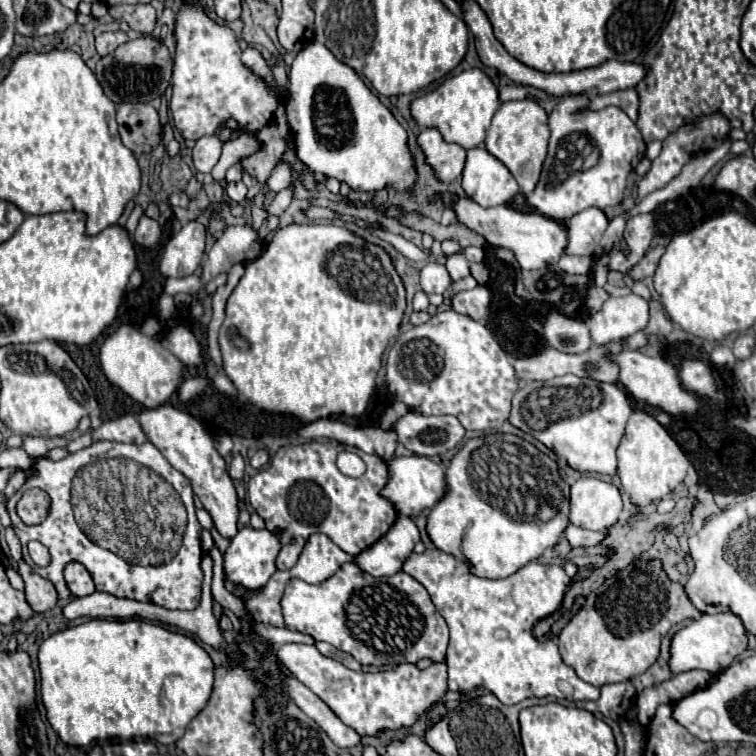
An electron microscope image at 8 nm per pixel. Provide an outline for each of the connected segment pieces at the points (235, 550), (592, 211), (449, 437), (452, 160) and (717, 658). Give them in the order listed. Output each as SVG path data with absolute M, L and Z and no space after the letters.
M243 527L239 533L231 539L229 549L225 553L225 573L231 583L241 585L243 589L255 591L263 587L269 577L277 571L275 559L277 553L281 551L281 531L269 531L269 529L253 529L253 527Z
M589 207L581 213L575 213L569 217L569 243L567 253L569 255L593 255L597 243L601 241L605 229L607 229L607 217L601 209Z
M413 411L405 413L395 425L391 425L391 431L397 433L397 441L399 441L405 449L409 449L409 451L413 451L413 453L417 453L417 455L425 455L425 457L433 457L433 455L447 453L447 451L453 449L453 447L463 439L463 435L465 435L463 425L461 425L461 423L457 421L457 417L453 417L453 415L439 415L439 417L429 415L429 417L425 417L423 413L413 413Z
M423 129L417 143L425 153L425 163L435 171L437 181L451 183L461 175L465 165L465 149L455 143L445 143L437 129Z
M717 613L717 615L703 615L701 619L691 621L687 627L675 633L671 643L671 671L681 673L689 669L703 669L711 675L727 669L743 651L747 649L747 631L743 621L735 613Z

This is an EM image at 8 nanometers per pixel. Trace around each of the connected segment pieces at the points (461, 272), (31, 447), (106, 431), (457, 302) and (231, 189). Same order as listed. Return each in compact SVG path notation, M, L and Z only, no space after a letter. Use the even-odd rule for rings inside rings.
M455 253L455 255L449 255L447 257L447 263L445 263L445 267L447 267L447 271L449 271L449 275L451 275L451 279L453 281L459 281L459 279L463 279L463 277L467 277L471 271L469 271L469 261L465 259L465 255L463 253Z
M25 437L21 449L31 455L31 457L41 457L45 455L49 449L53 449L55 445L65 447L69 443L69 439L61 439L61 437L53 437L53 439L45 439L45 437Z
M123 415L113 421L103 423L101 427L91 431L93 441L117 441L117 443L145 443L147 437L133 415Z
M477 285L471 291L461 291L453 297L453 309L475 321L483 321L487 317L489 303L491 303L491 293L483 285Z
M237 181L237 183L227 183L225 191L227 191L227 195L231 197L231 201L235 201L235 203L243 203L243 201L245 201L247 187L245 187L245 183L243 183L243 181Z

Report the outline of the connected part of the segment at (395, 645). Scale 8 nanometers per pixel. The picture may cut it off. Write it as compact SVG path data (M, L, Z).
M345 563L339 571L319 585L291 579L283 599L285 627L327 641L335 649L351 653L361 665L399 665L417 663L423 657L443 661L449 631L447 623L429 599L427 589L409 573L399 571L391 577L373 577L357 563Z

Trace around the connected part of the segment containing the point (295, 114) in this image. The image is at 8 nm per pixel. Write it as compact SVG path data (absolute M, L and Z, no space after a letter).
M309 43L293 59L285 109L295 153L309 171L335 177L345 181L351 189L365 193L377 193L387 185L393 185L397 191L409 191L415 183L413 157L407 147L405 129L365 87L359 75L337 61L325 45Z

